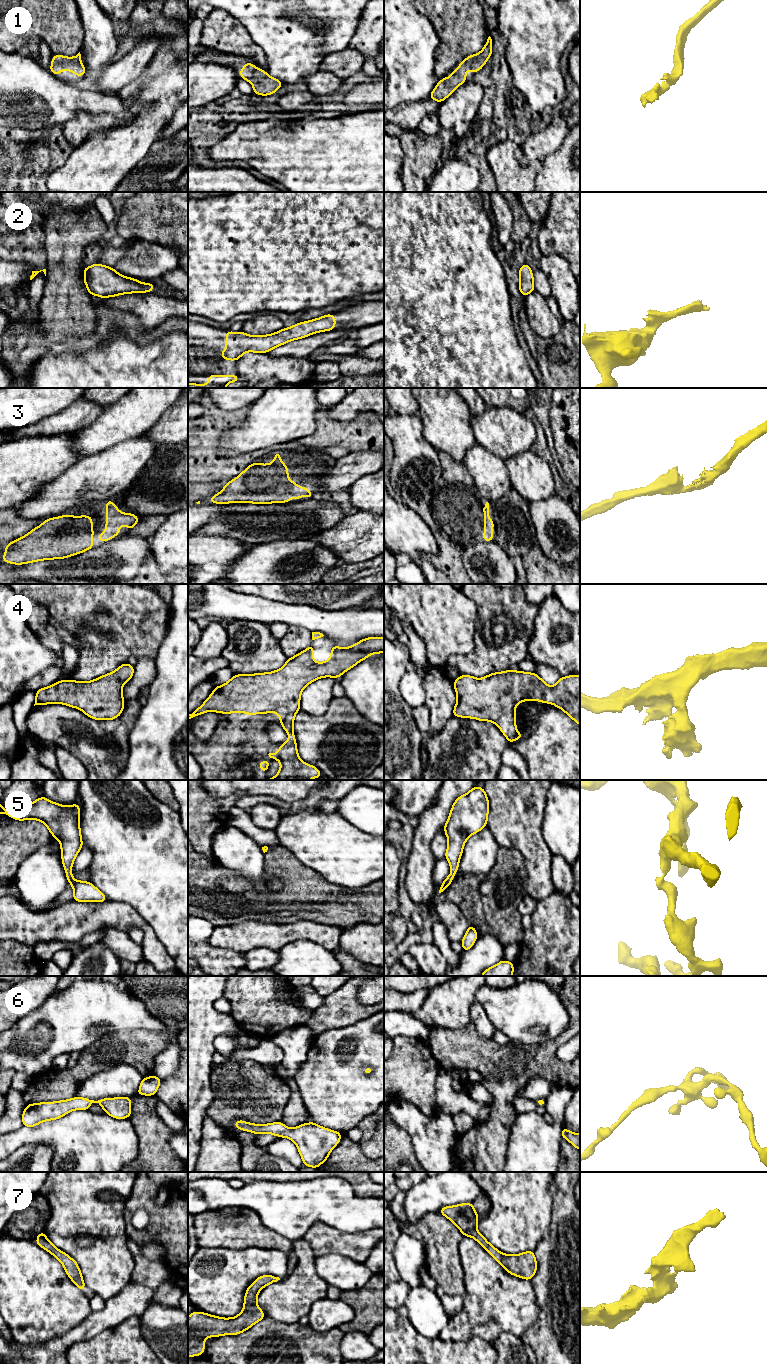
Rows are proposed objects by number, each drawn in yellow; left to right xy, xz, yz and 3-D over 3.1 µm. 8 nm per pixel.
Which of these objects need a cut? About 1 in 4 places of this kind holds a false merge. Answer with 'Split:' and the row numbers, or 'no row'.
Split: no row

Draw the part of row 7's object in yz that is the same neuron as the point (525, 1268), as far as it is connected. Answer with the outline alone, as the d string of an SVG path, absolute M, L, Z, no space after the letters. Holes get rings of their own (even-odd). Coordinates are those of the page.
M473 1203L446 1206L438 1212L452 1221L463 1236L473 1237L508 1273L526 1280L533 1278L537 1270L534 1251L526 1251L517 1255L508 1255L498 1251L478 1232L479 1215L475 1212Z

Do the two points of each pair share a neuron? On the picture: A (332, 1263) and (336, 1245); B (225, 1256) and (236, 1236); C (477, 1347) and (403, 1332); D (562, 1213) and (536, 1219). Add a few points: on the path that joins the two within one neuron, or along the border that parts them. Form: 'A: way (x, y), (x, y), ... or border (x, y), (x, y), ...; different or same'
A: border (315, 1256), (340, 1254), (356, 1262); different
B: border (252, 1246), (242, 1249), (205, 1248); different
C: way (459, 1351), (421, 1350); same
D: border (555, 1192), (550, 1225), (542, 1236); different

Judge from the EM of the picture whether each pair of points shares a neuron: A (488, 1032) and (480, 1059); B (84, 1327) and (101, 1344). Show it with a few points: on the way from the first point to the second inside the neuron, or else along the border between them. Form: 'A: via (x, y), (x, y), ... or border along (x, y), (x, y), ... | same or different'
A: border along (471, 1021), (475, 1030), (481, 1036), (491, 1039) | different
B: border along (114, 1326), (88, 1339), (78, 1340), (71, 1345) | different

